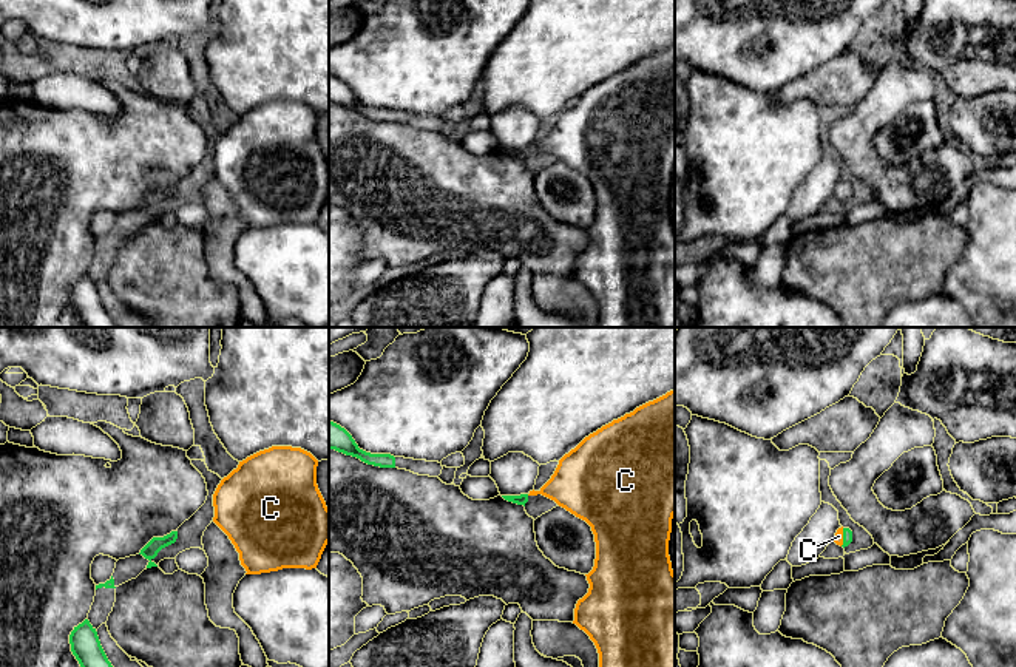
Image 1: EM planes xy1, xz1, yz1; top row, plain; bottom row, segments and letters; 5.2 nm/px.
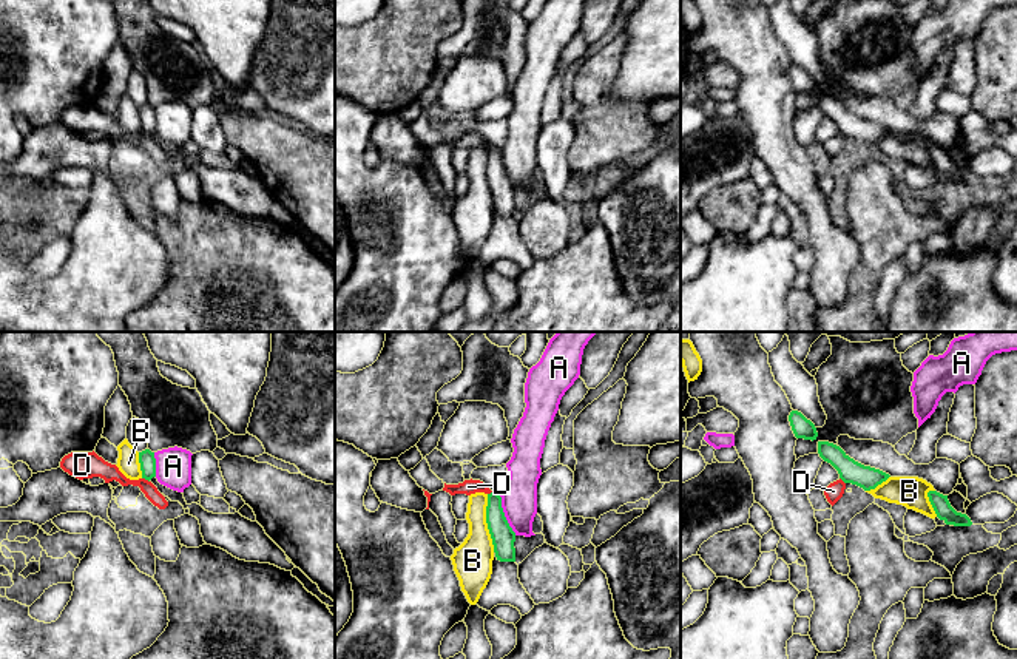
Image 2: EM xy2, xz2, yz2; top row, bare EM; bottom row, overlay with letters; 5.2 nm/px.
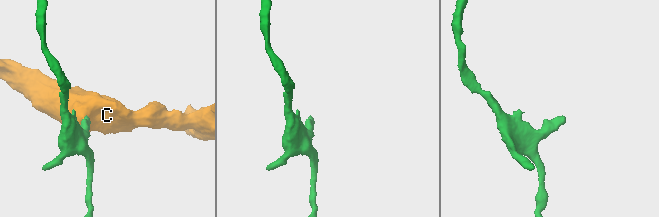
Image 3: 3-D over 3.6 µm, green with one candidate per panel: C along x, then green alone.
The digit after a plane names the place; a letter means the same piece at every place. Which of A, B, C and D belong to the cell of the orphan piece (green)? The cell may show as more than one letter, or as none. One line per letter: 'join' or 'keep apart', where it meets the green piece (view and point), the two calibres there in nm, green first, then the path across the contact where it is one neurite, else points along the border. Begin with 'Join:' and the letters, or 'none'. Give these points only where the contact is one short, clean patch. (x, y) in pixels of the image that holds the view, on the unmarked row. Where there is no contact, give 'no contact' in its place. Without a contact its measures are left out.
Join: C
A: keep apart; contact xz2 (503, 170); calibres 120 and 190 nm; border xz2 (499, 150), (503, 170), (516, 189)
B: keep apart; contact xz2 (486, 176); calibres 120 and 200 nm
C: join; contact yz1 (843, 192); calibres 50 and 50 nm; way yz1 (846, 187), (843, 192), (839, 190)
D: keep apart; contact xy2 (145, 133); calibres 90 and 100 nm; border xy2 (142, 131), (148, 136)

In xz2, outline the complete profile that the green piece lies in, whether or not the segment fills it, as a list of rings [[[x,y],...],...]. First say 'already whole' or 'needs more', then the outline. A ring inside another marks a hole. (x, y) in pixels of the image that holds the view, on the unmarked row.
already whole; [[[497,147],[488,148],[486,177],[497,215],[515,216],[515,187],[505,171],[502,151]]]

